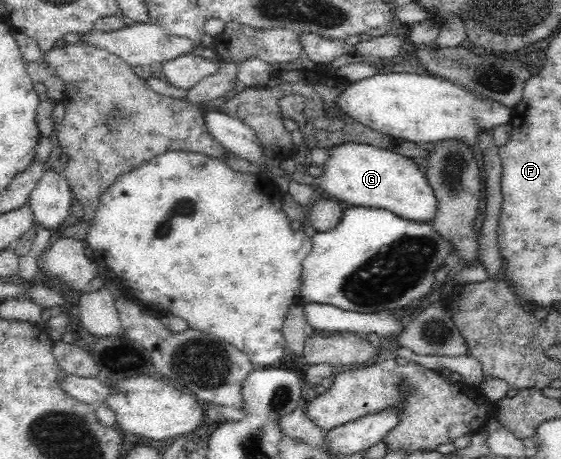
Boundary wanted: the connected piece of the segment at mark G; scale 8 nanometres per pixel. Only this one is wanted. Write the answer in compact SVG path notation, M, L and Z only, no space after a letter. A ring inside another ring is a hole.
M343 142L335 144L328 149L328 157L322 164L322 172L319 176L306 173L295 175L299 183L317 186L330 194L334 200L347 206L369 206L375 209L390 211L406 220L417 222L432 222L437 211L437 199L429 182L425 179L425 173L407 157L389 149L381 149L374 146L357 144L355 142Z

